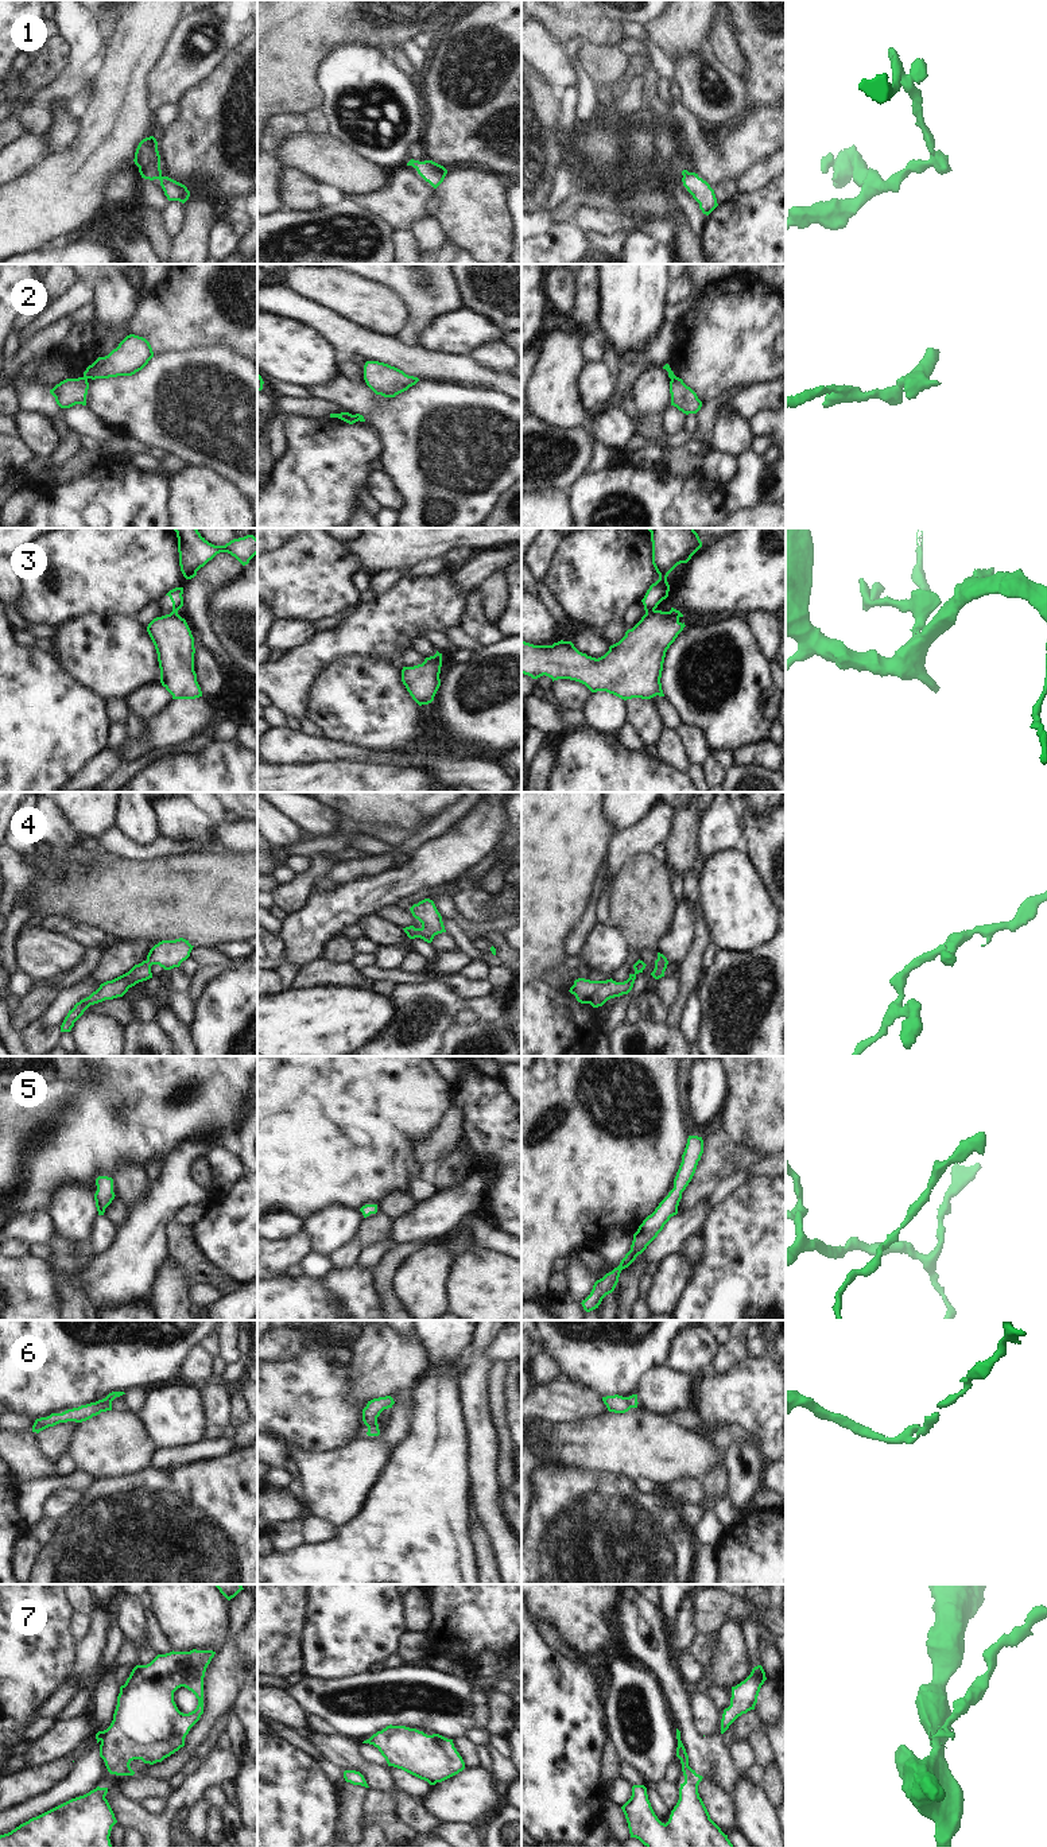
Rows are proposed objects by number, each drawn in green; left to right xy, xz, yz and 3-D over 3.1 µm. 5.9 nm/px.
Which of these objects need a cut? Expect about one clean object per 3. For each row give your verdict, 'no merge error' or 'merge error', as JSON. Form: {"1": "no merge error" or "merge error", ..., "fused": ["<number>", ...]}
{"1": "no merge error", "2": "merge error", "3": "merge error", "4": "no merge error", "5": "no merge error", "6": "merge error", "7": "merge error", "fused": ["2", "3", "6", "7"]}

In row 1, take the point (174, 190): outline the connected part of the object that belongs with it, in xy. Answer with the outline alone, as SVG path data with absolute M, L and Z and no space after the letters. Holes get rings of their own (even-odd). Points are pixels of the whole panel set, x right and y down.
M154 136L146 137L139 143L133 162L139 167L141 178L160 181L160 186L168 201L185 203L189 199L190 191L185 185L162 175L158 141Z

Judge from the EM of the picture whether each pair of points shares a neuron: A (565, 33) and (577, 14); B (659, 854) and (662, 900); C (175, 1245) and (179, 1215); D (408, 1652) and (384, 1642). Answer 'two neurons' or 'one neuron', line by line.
A: one neuron
B: two neurons
C: two neurons
D: two neurons

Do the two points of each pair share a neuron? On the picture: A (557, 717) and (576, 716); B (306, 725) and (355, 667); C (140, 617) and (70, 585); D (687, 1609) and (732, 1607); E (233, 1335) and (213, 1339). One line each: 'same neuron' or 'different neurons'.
A: same neuron
B: different neurons
C: different neurons
D: different neurons
E: different neurons

